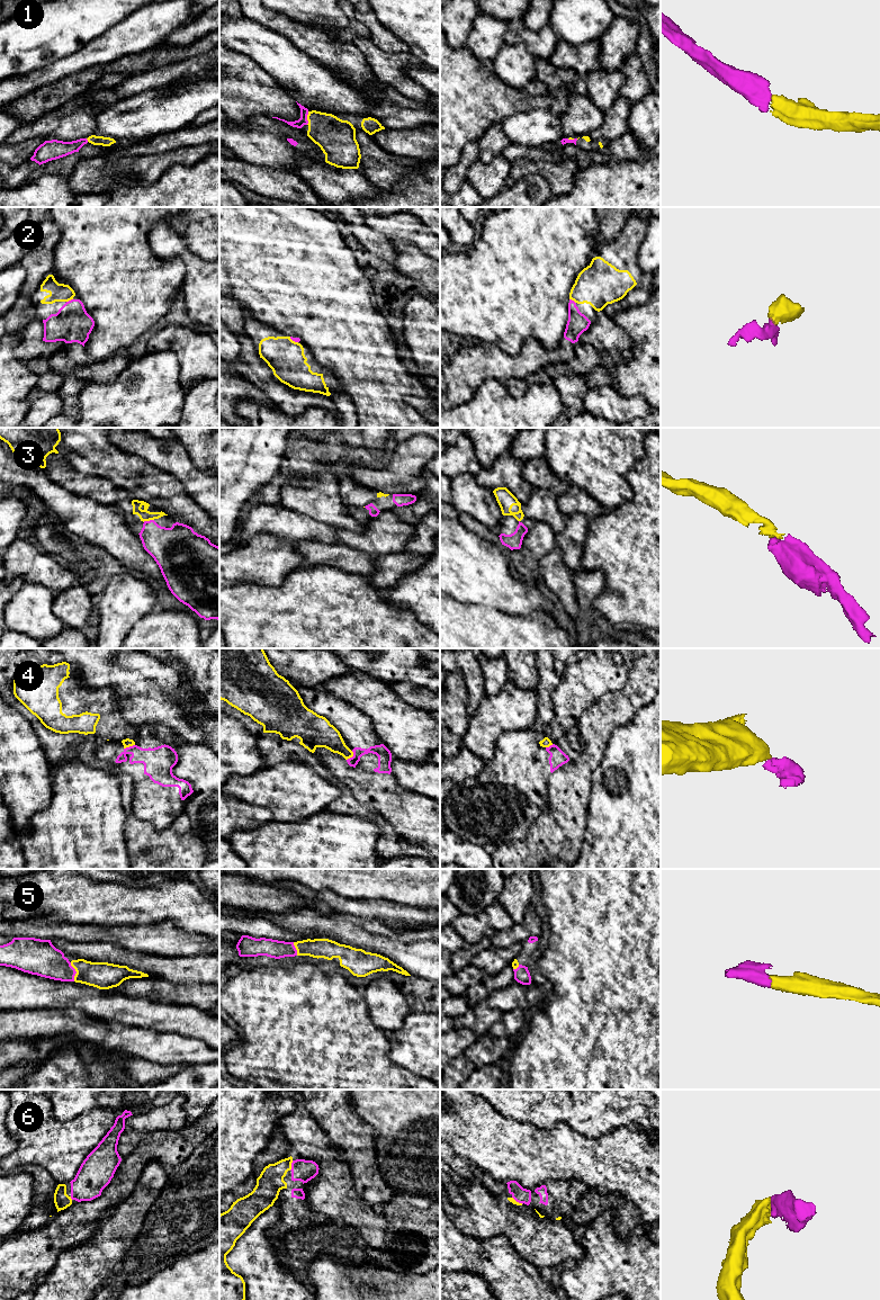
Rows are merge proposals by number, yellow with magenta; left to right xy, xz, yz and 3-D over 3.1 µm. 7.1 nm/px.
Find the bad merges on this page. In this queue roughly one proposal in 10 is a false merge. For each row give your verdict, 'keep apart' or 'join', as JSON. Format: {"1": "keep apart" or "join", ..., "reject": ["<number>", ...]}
{"1": "join", "2": "join", "3": "join", "4": "keep apart", "5": "join", "6": "join", "reject": ["4"]}

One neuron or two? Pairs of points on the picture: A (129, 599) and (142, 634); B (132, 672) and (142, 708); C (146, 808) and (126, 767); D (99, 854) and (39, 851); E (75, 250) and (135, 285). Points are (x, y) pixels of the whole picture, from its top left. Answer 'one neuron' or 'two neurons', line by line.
A: two neurons
B: one neuron
C: one neuron
D: one neuron
E: one neuron

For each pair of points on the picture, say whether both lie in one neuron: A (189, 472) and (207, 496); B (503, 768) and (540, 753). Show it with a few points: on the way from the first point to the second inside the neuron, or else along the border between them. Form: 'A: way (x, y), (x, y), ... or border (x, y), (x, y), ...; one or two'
A: way (192, 477), (206, 491); one
B: way (512, 768), (520, 768), (531, 756); one

